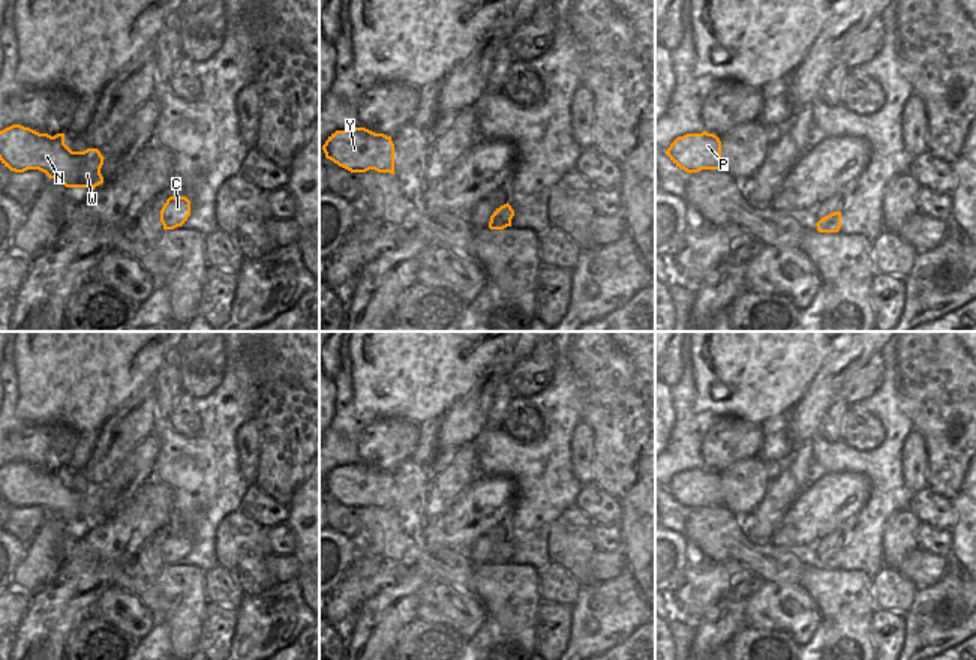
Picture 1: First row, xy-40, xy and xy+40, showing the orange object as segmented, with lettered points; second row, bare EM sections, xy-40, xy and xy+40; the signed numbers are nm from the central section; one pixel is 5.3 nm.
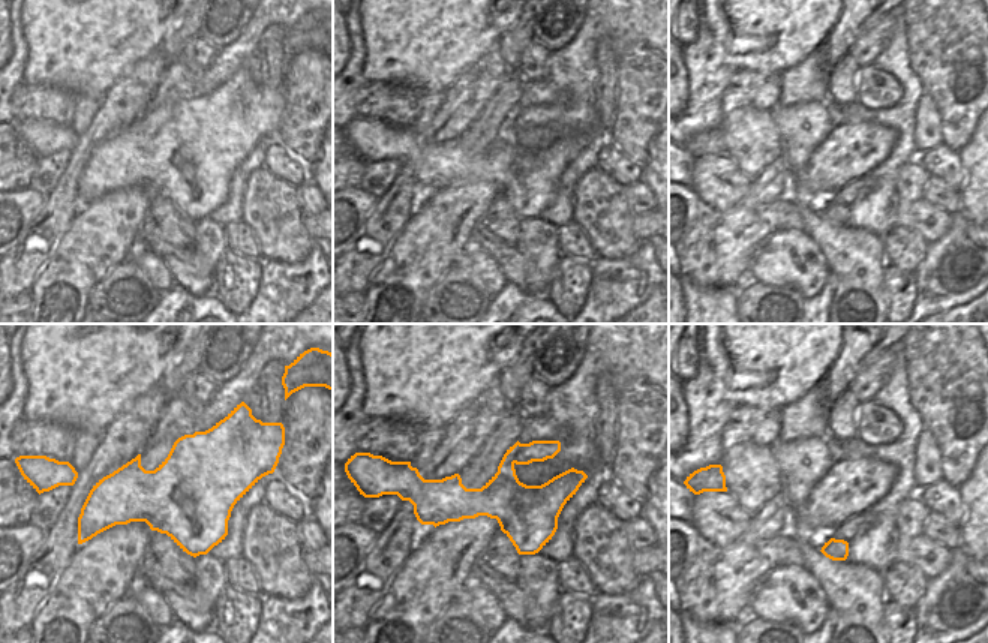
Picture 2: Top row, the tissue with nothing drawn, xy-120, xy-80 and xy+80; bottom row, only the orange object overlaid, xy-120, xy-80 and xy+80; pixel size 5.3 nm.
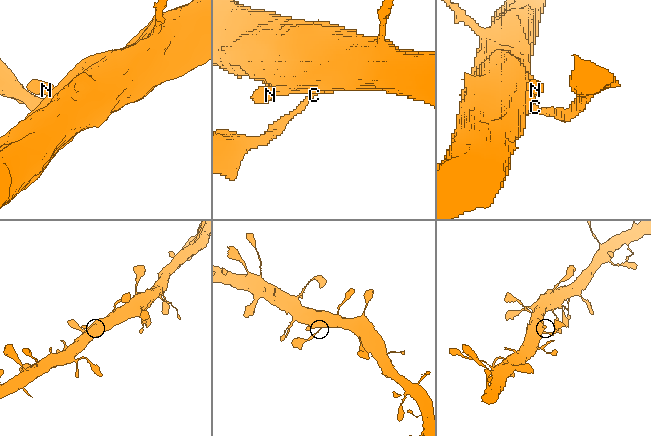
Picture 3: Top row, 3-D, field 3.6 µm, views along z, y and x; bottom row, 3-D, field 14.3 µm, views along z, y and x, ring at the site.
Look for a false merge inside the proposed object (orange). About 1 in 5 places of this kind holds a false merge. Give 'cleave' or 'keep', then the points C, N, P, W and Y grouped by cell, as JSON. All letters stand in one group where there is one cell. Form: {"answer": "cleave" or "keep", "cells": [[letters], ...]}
{"answer": "keep", "cells": [["C", "N", "P", "W", "Y"]]}

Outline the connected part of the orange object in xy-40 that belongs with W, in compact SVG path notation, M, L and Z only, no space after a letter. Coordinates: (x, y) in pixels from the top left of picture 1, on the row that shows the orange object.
M12 124L0 130L0 160L4 166L15 172L24 172L27 170L39 170L49 178L54 178L66 188L96 188L103 183L100 168L103 165L103 156L97 148L87 148L84 152L72 152L64 144L64 134L54 136L48 134L39 134L30 128L21 124Z

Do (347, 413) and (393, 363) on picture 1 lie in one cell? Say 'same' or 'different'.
different

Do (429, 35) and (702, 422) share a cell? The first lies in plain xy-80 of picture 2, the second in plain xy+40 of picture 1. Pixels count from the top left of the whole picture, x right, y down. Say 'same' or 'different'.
different

